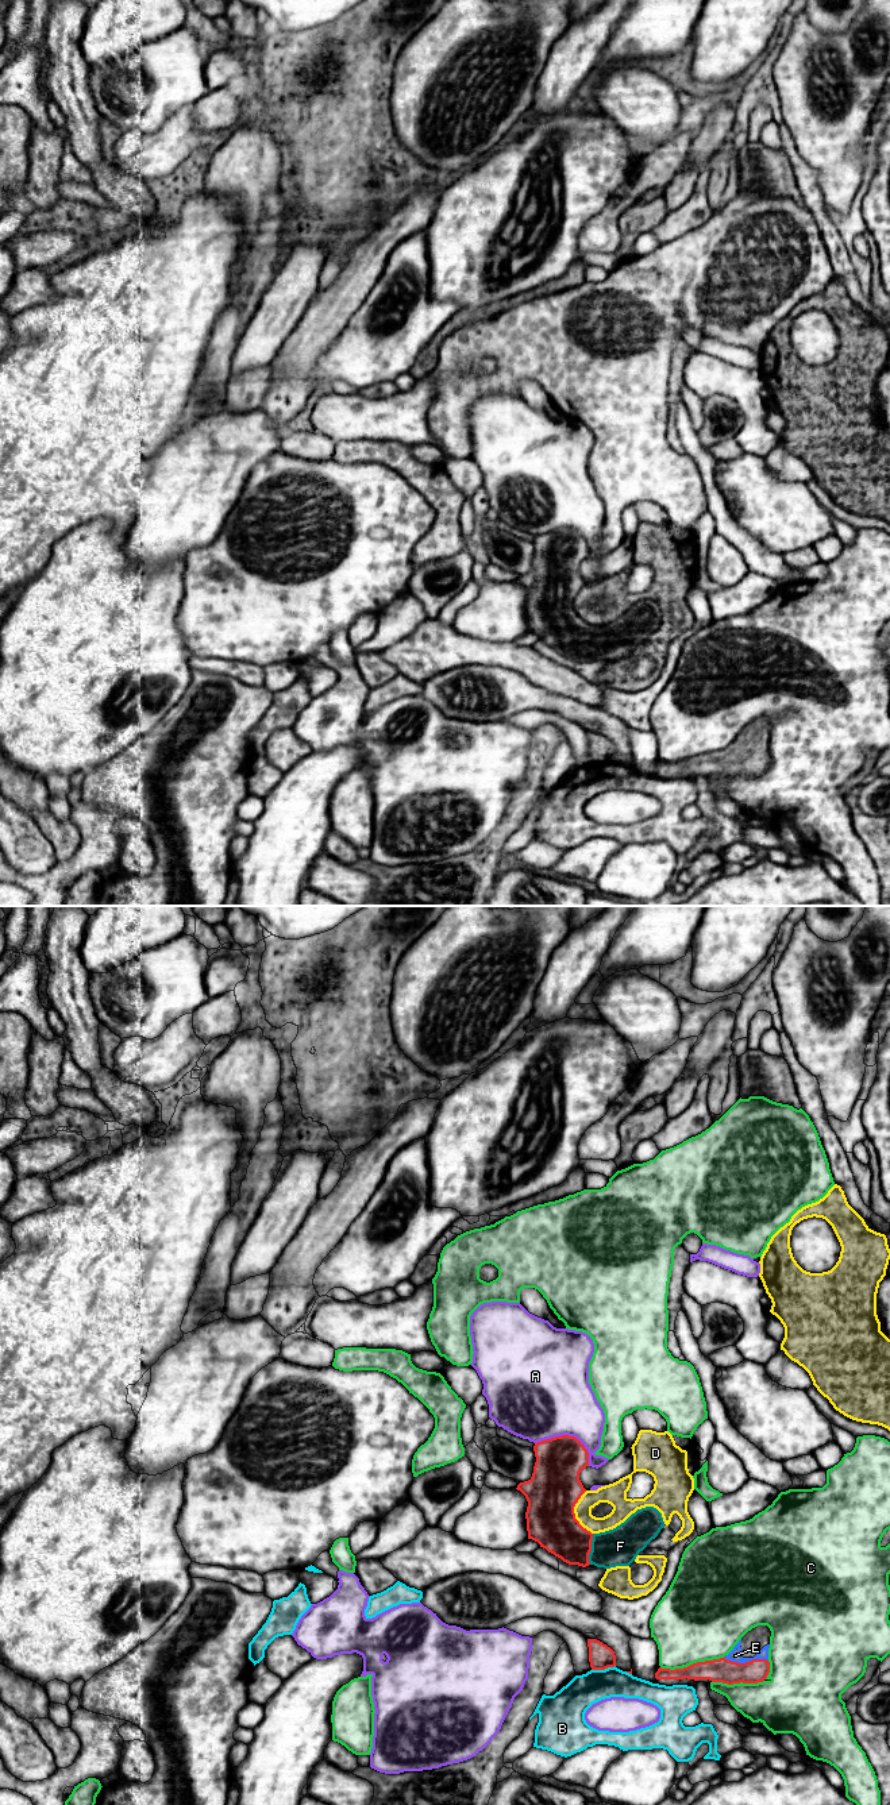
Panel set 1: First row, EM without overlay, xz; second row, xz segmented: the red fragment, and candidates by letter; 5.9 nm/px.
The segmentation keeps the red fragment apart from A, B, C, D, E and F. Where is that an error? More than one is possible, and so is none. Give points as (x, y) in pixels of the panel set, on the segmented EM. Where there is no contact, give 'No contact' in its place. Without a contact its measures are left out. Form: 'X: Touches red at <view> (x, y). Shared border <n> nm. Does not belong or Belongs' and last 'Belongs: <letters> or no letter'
A: Touches red at xz (567, 1435). Shared border 360 nm. Does not belong
B: Touches red at xz (603, 1669). Shared border 150 nm. Does not belong
C: Touches red at xz (746, 1682). Shared border 380 nm. Does not belong
D: Touches red at xz (574, 1514). Shared border 260 nm. Does not belong
E: Touches red at xz (746, 1662). Shared border 260 nm. Belongs
F: Touches red at xz (590, 1549). Shared border 190 nm. Belongs
Belongs: E, F

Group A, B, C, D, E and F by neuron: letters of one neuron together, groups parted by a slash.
A / B / C / D / E F

